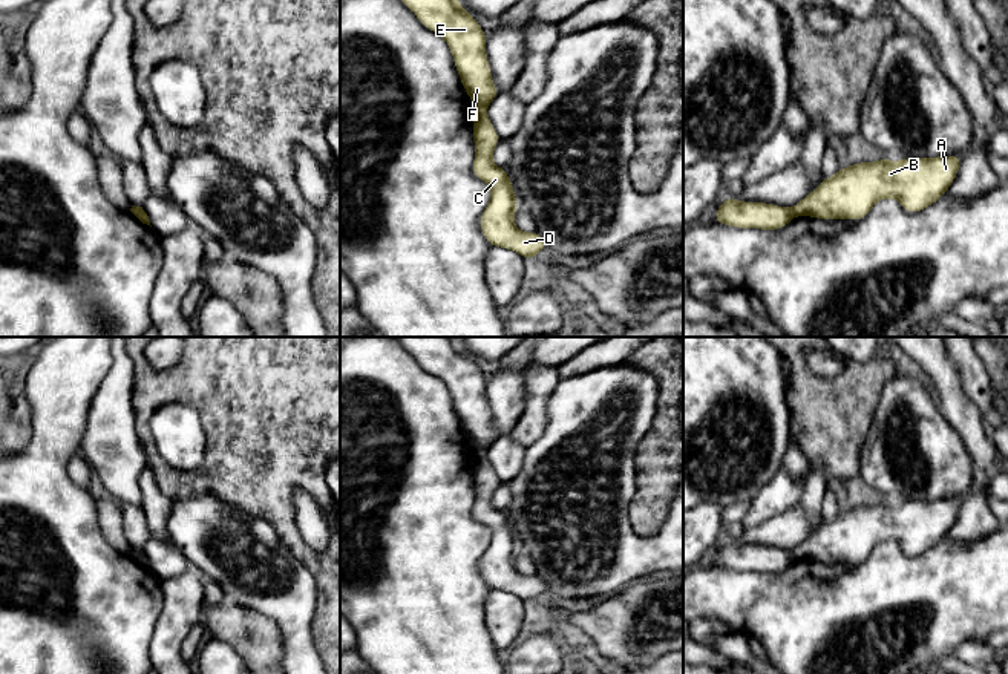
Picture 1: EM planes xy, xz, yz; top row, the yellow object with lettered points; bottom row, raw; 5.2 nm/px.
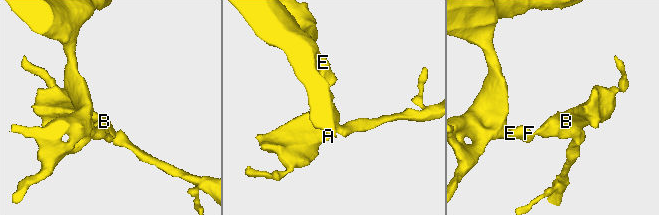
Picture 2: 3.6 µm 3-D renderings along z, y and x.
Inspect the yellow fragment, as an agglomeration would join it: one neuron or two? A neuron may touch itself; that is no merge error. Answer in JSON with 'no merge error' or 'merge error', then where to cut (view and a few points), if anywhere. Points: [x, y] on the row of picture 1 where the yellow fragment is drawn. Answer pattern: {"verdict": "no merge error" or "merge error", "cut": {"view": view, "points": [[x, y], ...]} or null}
{"verdict": "merge error", "cut": {"view": "xz", "points": [[475, 101], [484, 107]]}}

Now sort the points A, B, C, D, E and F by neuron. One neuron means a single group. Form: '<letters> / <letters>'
A B C D / E F

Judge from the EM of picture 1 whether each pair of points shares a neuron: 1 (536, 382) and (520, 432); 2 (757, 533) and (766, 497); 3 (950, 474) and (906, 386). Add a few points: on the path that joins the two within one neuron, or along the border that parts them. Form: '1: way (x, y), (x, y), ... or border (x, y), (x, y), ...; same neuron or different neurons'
1: way (536, 394), (535, 417), (532, 420); same neuron
2: border (791, 506), (746, 529); different neurons
3: way (929, 452), (922, 446), (922, 417), (913, 408); same neuron

